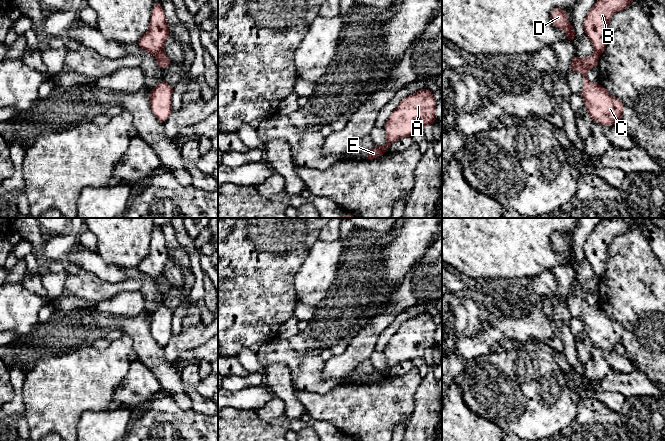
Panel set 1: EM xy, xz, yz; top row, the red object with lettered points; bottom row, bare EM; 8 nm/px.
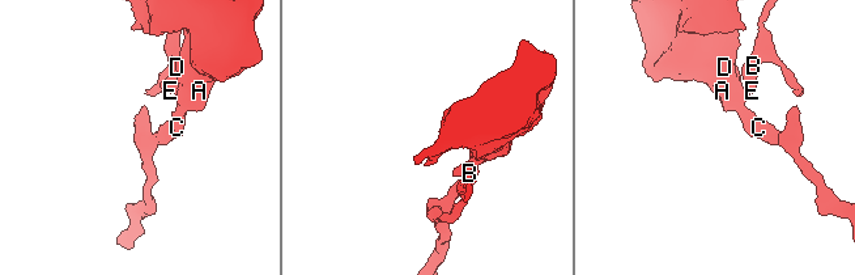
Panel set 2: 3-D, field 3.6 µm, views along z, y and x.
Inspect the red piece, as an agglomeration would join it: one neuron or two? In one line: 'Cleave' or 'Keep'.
Cleave

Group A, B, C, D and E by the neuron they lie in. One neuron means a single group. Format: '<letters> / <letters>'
A C D / B E

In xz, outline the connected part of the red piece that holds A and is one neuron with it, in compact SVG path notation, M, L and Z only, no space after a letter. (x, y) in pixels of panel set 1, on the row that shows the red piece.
M425 88L404 98L384 126L387 144L383 148L388 150L395 141L420 134L427 124L435 124L436 104L433 92Z

